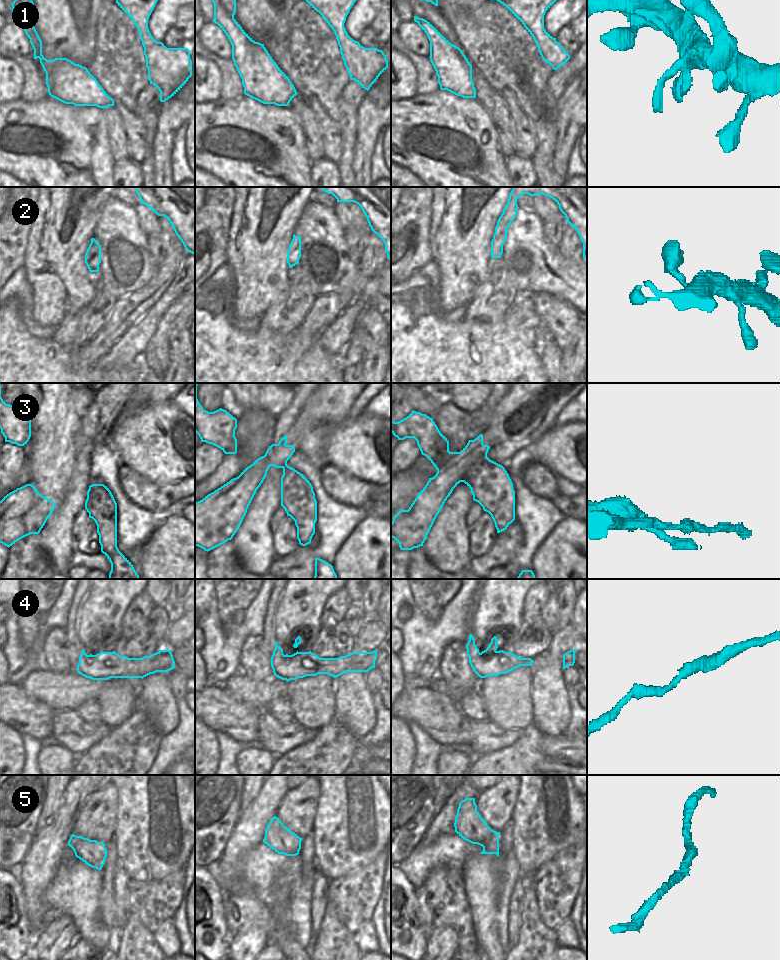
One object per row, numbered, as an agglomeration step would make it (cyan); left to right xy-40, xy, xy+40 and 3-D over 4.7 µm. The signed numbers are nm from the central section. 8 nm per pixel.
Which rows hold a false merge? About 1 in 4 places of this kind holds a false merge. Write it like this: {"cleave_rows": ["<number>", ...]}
{"cleave_rows": ["3"]}

